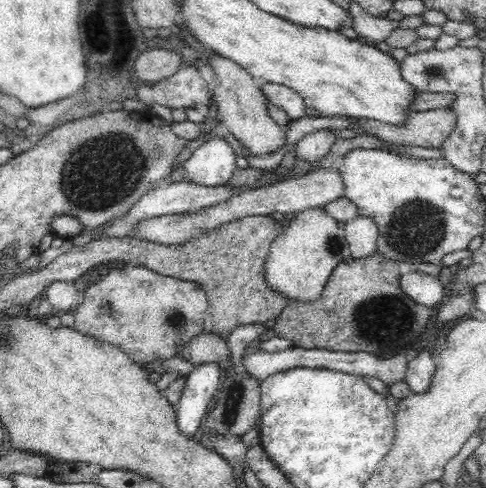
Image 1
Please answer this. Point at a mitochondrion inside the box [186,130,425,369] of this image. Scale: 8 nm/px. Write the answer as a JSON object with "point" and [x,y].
{"point":[383,321]}

